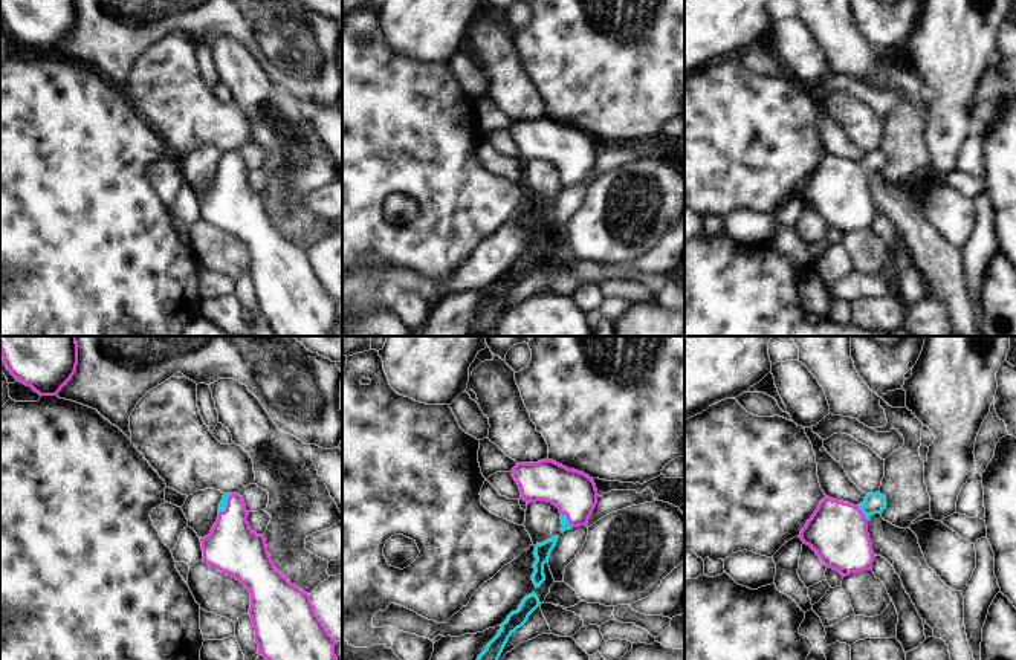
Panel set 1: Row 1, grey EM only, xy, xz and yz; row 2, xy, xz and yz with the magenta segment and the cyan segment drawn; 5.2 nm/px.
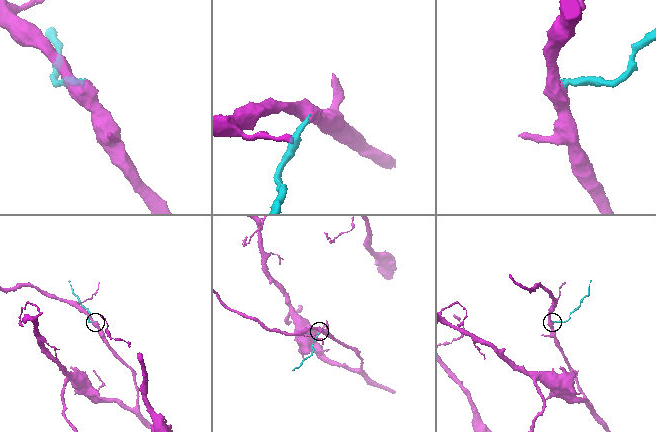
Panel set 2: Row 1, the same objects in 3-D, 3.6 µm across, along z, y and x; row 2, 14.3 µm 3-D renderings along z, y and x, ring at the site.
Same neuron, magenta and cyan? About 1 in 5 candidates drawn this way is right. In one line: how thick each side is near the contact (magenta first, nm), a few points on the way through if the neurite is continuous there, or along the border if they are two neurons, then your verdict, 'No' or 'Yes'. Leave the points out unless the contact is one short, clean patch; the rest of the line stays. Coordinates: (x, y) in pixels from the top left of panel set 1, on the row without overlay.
Thickness 320 nm (magenta) against 110 nm. Path across: yz (838, 190), (862, 171), (874, 161). Yes

